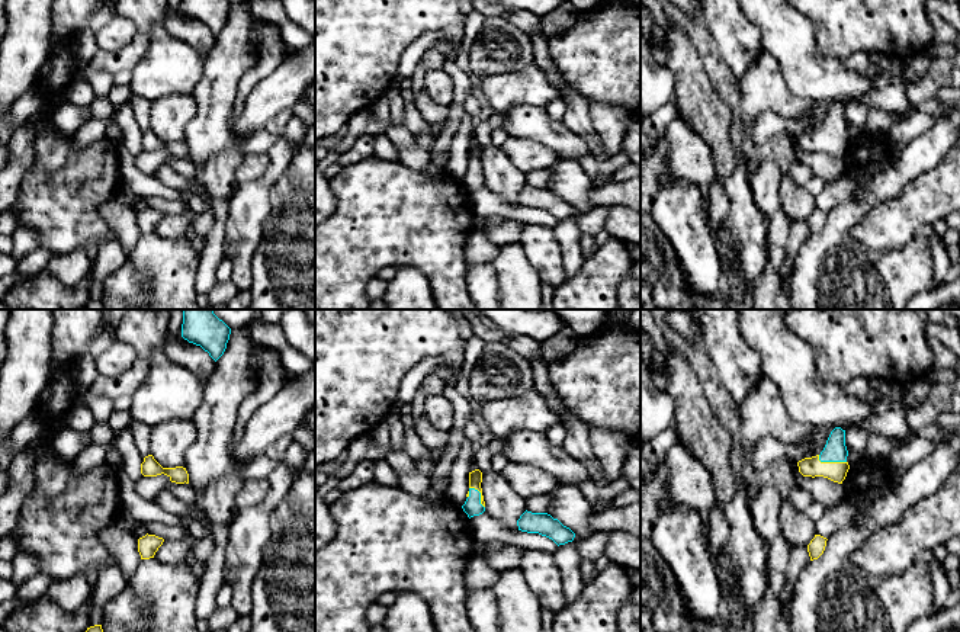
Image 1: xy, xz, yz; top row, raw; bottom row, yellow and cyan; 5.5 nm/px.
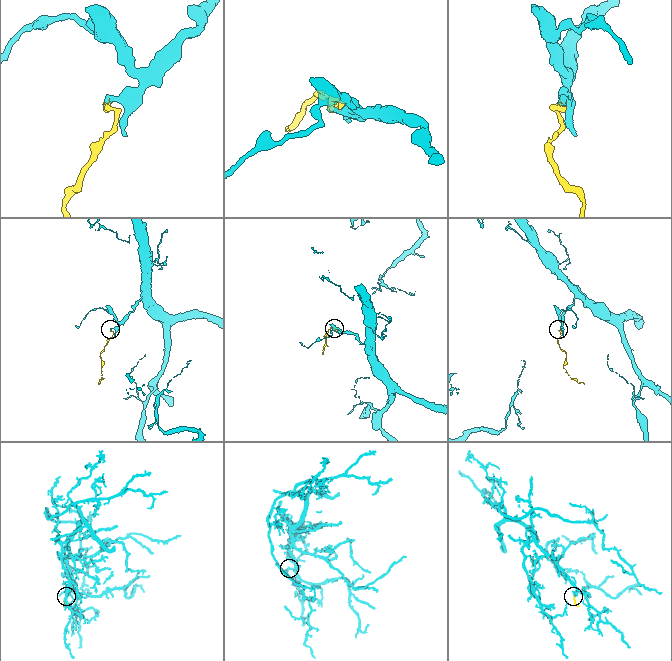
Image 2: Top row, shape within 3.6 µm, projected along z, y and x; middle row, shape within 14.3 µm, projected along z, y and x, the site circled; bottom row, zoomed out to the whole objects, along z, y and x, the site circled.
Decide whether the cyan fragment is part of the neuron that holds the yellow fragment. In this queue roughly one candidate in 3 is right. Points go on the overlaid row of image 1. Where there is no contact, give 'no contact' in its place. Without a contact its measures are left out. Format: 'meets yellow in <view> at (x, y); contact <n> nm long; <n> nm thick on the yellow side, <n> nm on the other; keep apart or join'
meets yellow in yz at (831, 462); contact 170 nm long; 110 nm thick on the yellow side, 130 nm on the other; join

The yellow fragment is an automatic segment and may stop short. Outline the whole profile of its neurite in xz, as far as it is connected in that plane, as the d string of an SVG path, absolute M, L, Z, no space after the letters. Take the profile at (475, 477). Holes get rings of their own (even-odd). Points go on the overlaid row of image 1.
M475 469L469 472L469 491L466 494L466 501L462 506L463 511L468 514L468 517L479 516L485 511L485 501L482 495L482 472L479 469Z

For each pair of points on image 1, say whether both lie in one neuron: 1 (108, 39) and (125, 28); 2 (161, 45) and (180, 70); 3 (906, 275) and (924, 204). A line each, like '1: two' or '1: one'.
1: one
2: one
3: two

